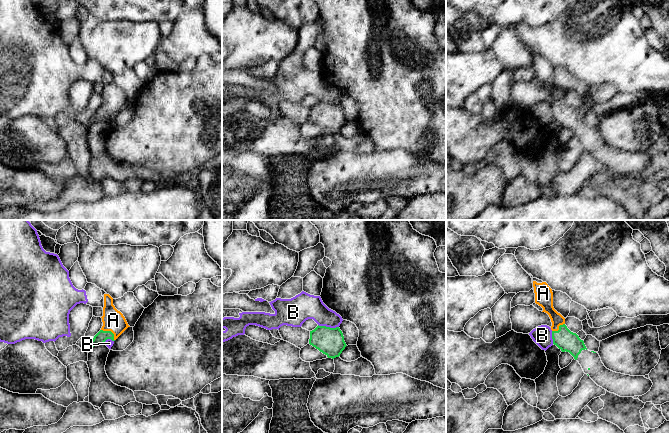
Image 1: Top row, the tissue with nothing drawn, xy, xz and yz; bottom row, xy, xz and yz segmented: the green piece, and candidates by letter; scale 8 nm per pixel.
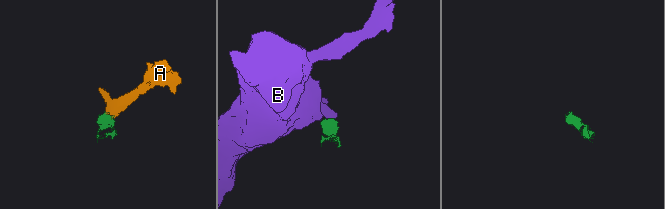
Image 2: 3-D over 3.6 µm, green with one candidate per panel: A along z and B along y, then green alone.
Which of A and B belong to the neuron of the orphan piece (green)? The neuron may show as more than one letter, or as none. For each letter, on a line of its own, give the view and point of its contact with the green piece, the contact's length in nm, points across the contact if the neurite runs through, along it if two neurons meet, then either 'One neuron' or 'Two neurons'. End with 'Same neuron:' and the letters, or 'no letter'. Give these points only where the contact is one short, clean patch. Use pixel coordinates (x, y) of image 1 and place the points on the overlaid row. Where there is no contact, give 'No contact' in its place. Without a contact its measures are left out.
A: Touches green at xy (110, 331). Shared border 140 nm. Path across: xy (101, 336), (110, 331), (113, 327), (113, 320). One neuron
B: Touches green at xz (328, 327). Shared border 170 nm. Boundary: xz (318, 324), (338, 327). Two neurons
Same neuron: A

